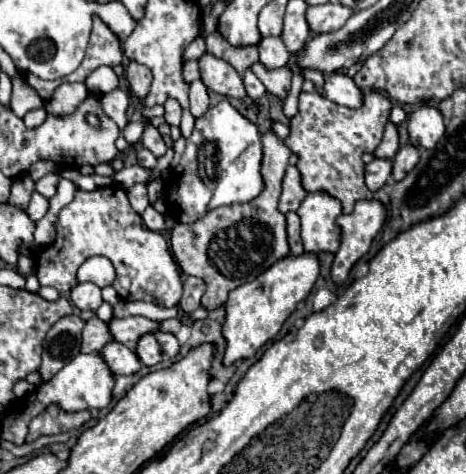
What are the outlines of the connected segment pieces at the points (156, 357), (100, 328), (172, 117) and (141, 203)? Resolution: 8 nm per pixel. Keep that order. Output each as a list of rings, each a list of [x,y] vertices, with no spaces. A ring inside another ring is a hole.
[[[144,335],[136,347],[136,355],[144,365],[156,365],[162,361],[164,353],[160,349],[160,343],[156,341],[154,335]]]
[[[96,315],[90,317],[82,331],[82,353],[98,353],[110,341],[108,323],[98,319]]]
[[[168,99],[168,101],[164,103],[164,109],[166,109],[166,113],[164,113],[166,123],[168,123],[168,125],[180,125],[180,117],[182,117],[182,107],[180,107],[180,103],[178,103],[176,99]]]
[[[132,185],[126,193],[128,193],[128,199],[130,199],[132,209],[134,209],[136,213],[144,213],[146,207],[150,205],[146,185]]]

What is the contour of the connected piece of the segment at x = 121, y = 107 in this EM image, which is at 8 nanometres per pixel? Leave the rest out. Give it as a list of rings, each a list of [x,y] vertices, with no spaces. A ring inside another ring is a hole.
[[[114,89],[114,91],[106,93],[106,95],[102,95],[100,103],[102,103],[106,115],[110,119],[114,119],[114,123],[120,129],[124,129],[128,125],[126,111],[129,106],[129,95],[122,91],[122,89]]]

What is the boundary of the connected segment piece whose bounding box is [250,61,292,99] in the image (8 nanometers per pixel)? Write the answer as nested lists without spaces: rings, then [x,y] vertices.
[[[258,61],[258,63],[254,63],[250,69],[252,69],[252,71],[256,73],[256,77],[264,83],[264,87],[268,89],[268,93],[278,95],[280,99],[286,99],[286,95],[288,95],[286,87],[288,87],[290,81],[292,81],[292,69],[290,69],[288,65],[278,67],[278,69],[268,69],[268,67],[264,67],[264,65]]]

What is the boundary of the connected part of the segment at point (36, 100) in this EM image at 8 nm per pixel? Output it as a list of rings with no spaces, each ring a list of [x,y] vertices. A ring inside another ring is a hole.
[[[16,75],[12,79],[12,85],[14,85],[14,89],[12,89],[12,99],[10,99],[10,109],[18,117],[24,117],[28,111],[44,107],[42,97],[24,81],[24,77]]]

